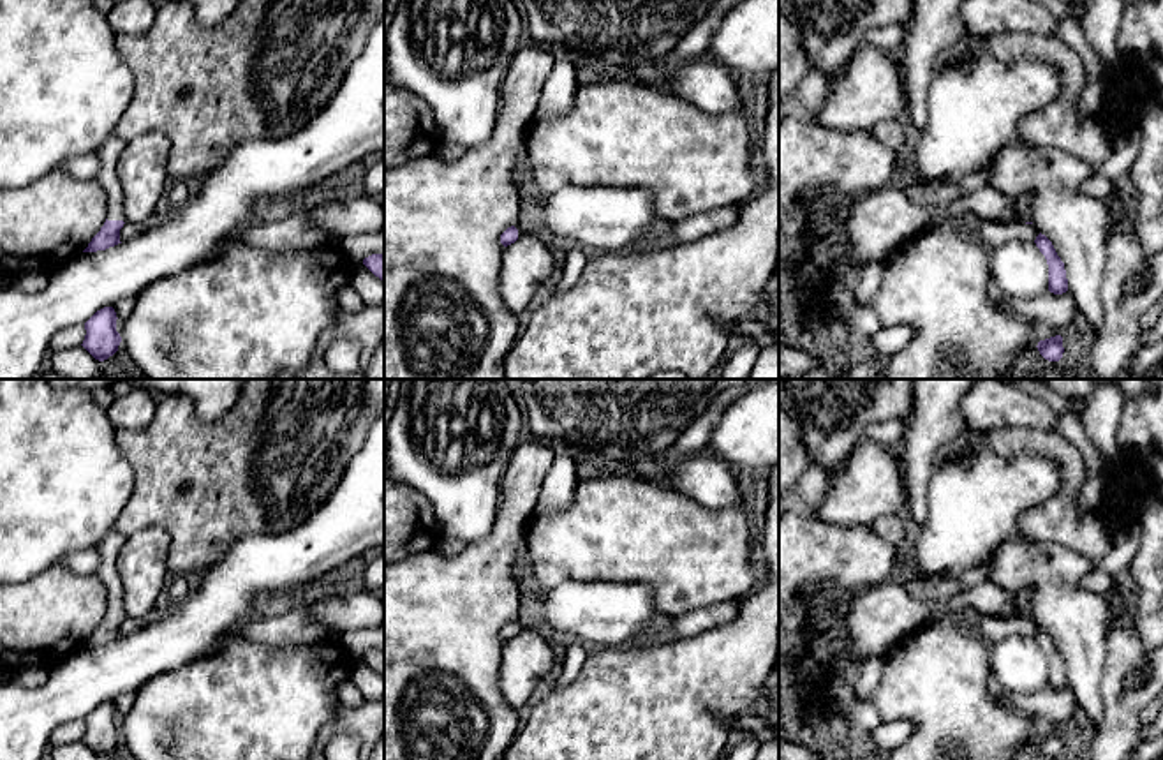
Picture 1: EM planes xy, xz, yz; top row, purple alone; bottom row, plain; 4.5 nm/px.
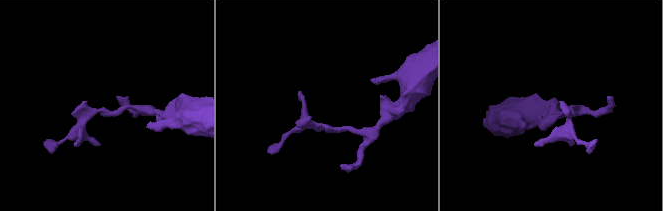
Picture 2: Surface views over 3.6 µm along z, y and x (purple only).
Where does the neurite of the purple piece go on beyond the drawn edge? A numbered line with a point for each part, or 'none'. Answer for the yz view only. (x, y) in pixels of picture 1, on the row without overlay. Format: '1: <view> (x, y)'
1: yz (1024, 598)

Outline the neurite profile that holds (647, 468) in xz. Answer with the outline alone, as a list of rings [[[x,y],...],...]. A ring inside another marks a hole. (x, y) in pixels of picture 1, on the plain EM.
[[[638,455],[622,462],[620,471],[636,474],[641,480],[657,481],[664,476],[668,466],[659,464],[654,457]]]

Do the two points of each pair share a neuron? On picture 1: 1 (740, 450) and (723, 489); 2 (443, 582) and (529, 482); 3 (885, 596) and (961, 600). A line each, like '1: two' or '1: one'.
1: two
2: one
3: one

